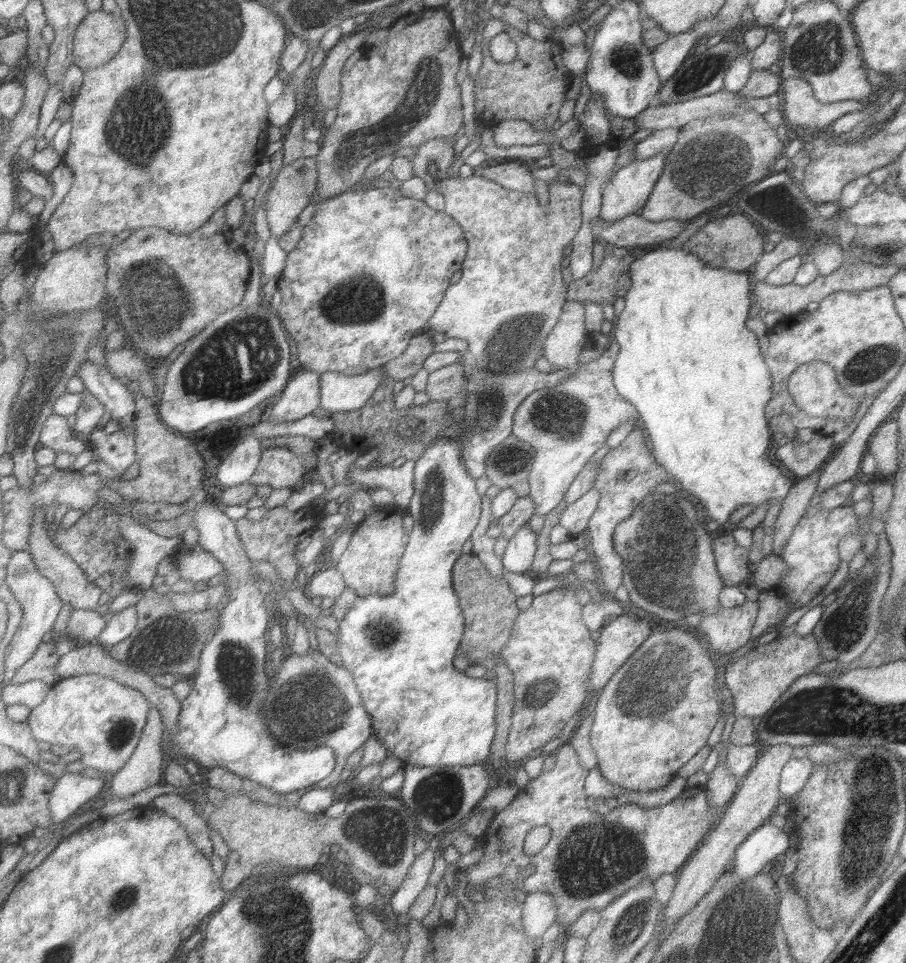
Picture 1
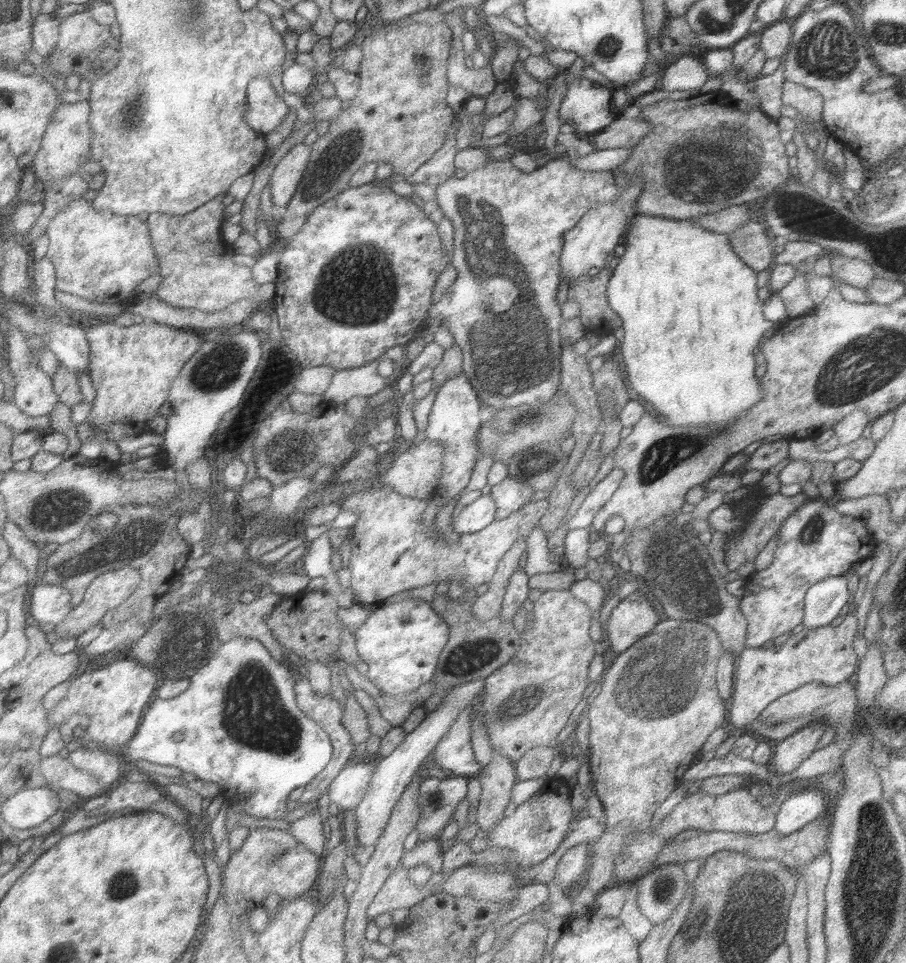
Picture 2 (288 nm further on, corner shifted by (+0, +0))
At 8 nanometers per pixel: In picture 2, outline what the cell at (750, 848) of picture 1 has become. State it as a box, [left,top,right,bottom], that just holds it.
[773,788,831,834]

